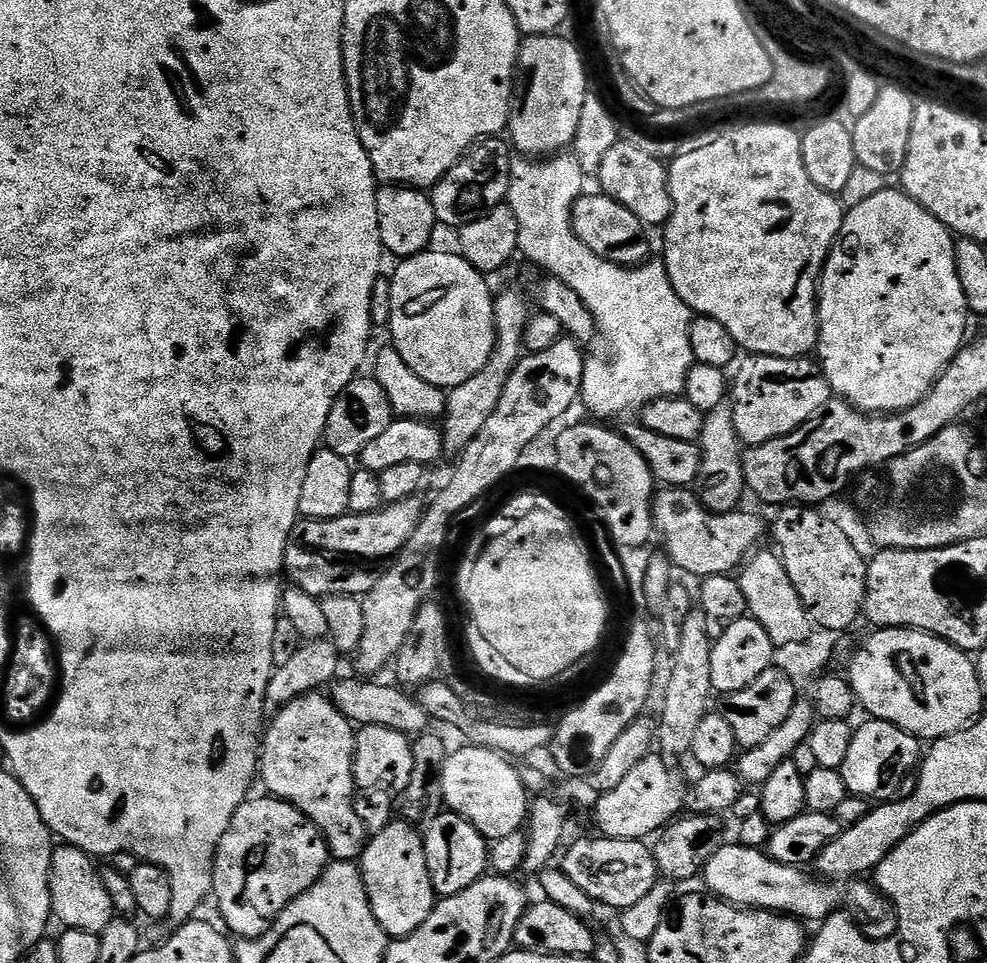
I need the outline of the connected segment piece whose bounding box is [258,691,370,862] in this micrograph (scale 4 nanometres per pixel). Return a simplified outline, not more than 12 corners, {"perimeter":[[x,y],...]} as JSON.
{"perimeter":[[327,695],[267,725],[259,779],[359,861],[356,732]]}

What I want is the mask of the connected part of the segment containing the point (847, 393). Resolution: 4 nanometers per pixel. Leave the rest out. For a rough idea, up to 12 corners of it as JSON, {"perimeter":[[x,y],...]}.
{"perimeter":[[896,186],[847,209],[815,355],[860,412],[966,343],[956,240]]}

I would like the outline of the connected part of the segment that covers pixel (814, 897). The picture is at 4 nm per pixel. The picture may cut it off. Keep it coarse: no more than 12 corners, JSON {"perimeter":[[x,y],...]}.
{"perimeter":[[728,842],[702,881],[737,908],[823,922],[843,909],[869,940],[896,935],[875,883],[825,882]]}

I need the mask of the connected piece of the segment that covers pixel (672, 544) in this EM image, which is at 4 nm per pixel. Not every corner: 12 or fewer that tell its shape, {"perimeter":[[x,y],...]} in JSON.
{"perimeter":[[687,488],[657,491],[655,535],[679,571],[735,573],[765,521],[708,512]]}

